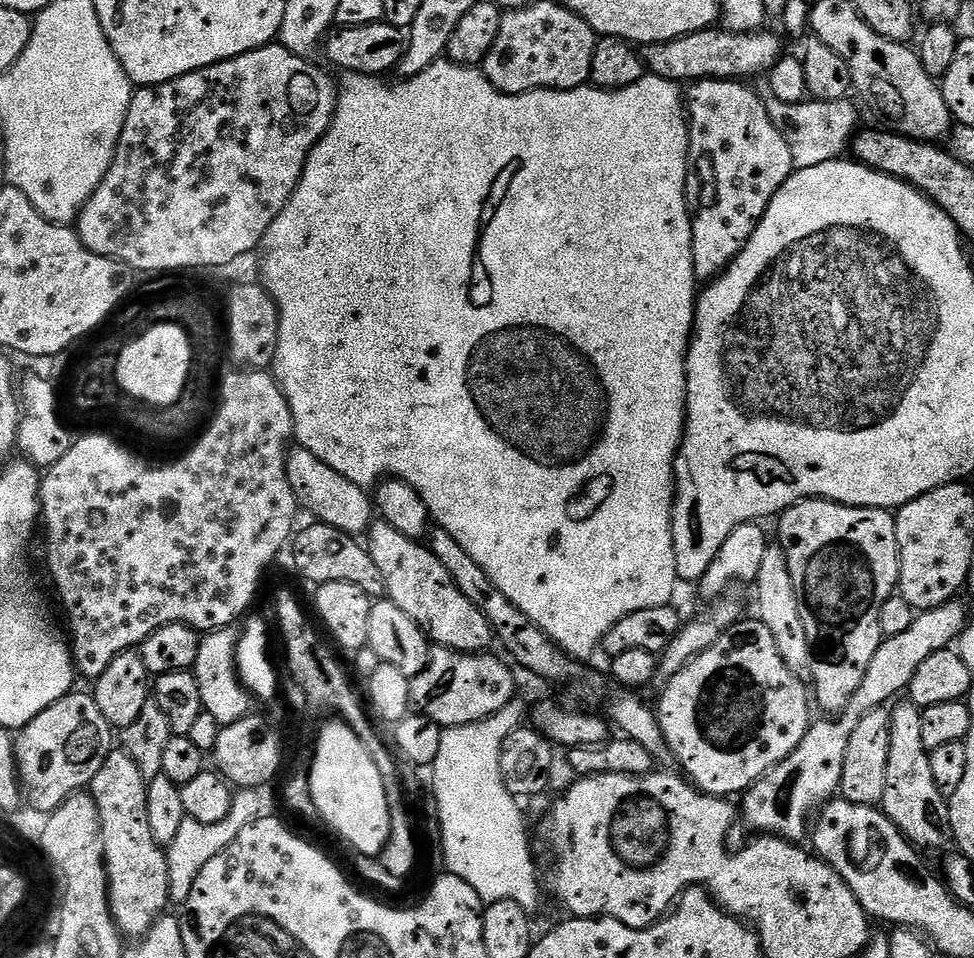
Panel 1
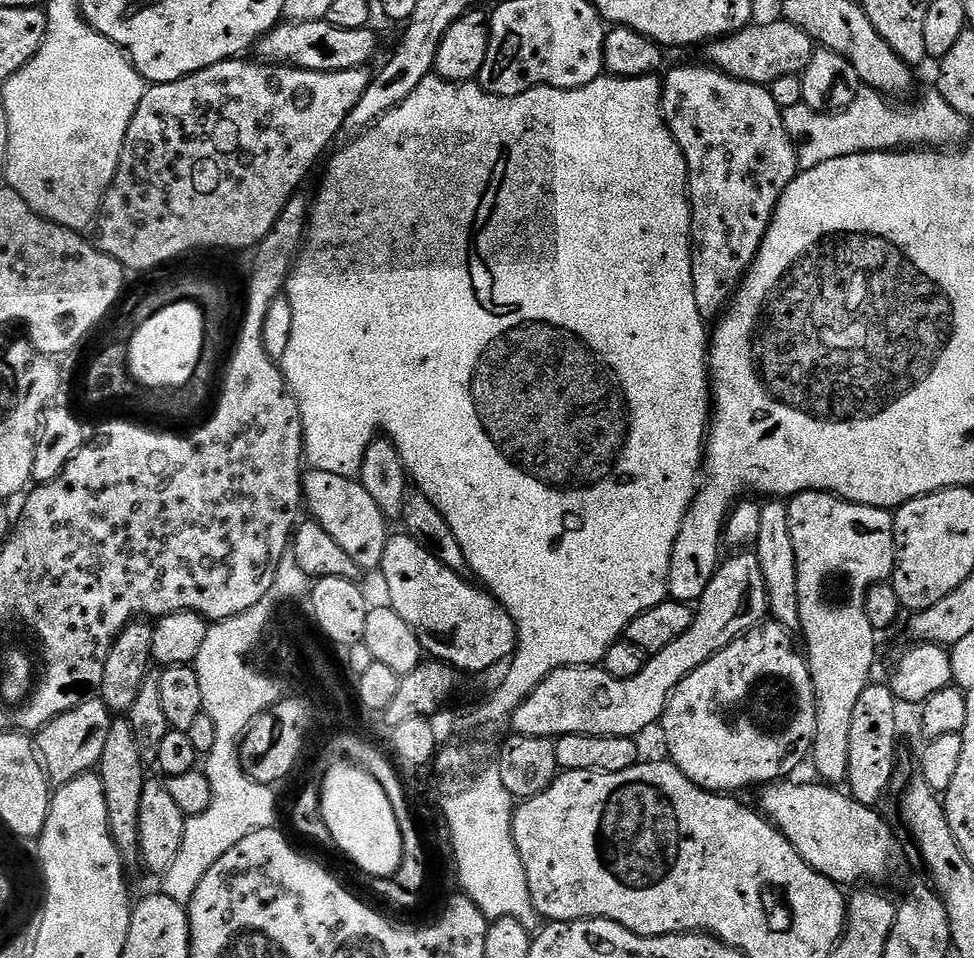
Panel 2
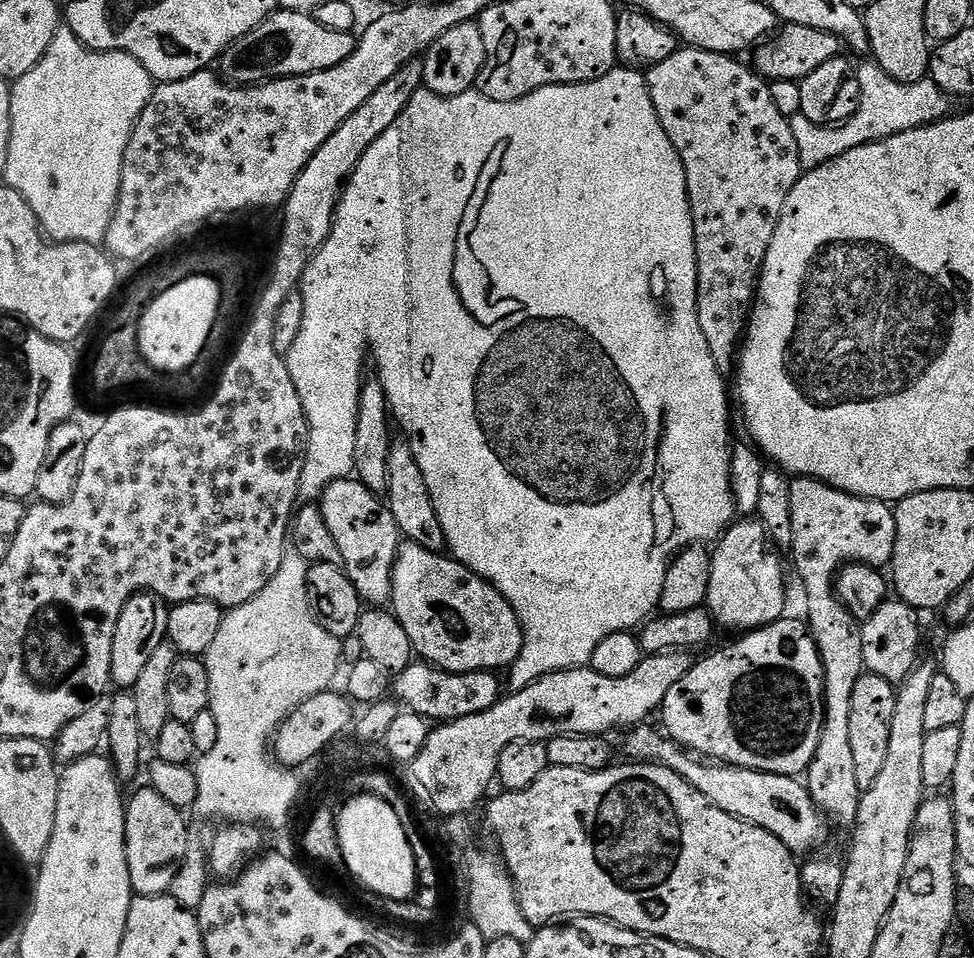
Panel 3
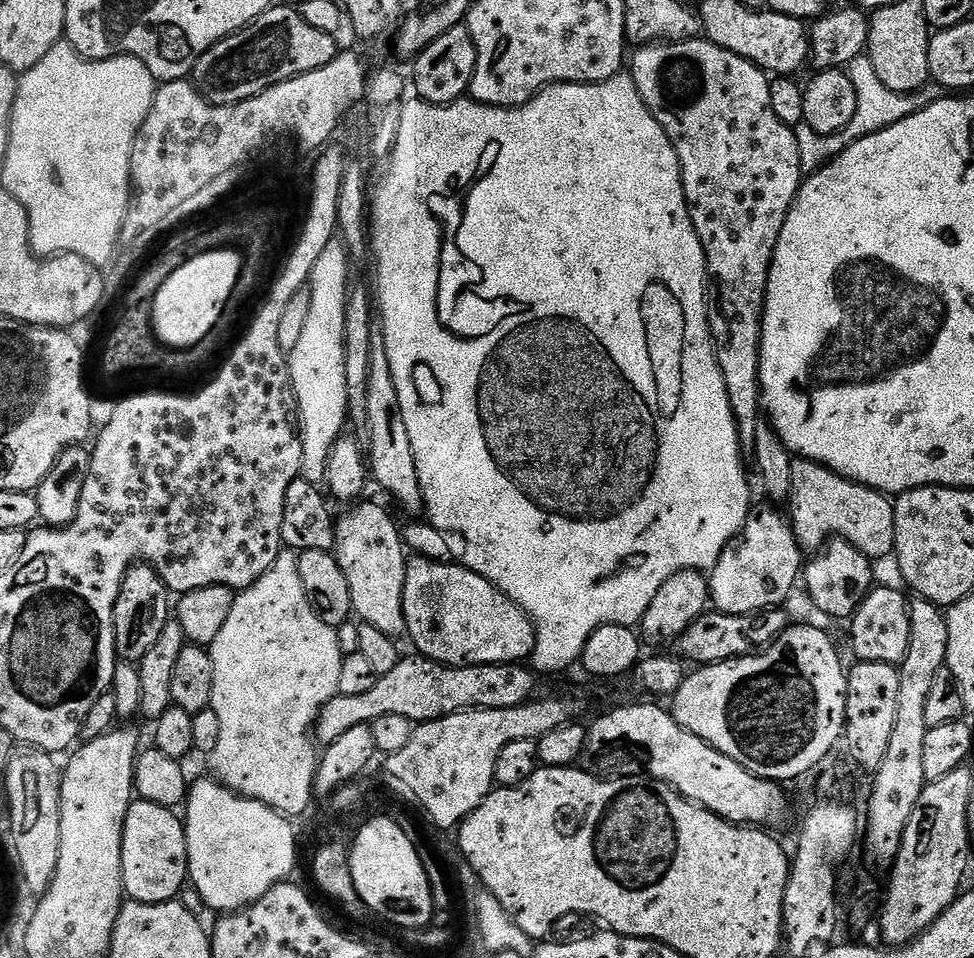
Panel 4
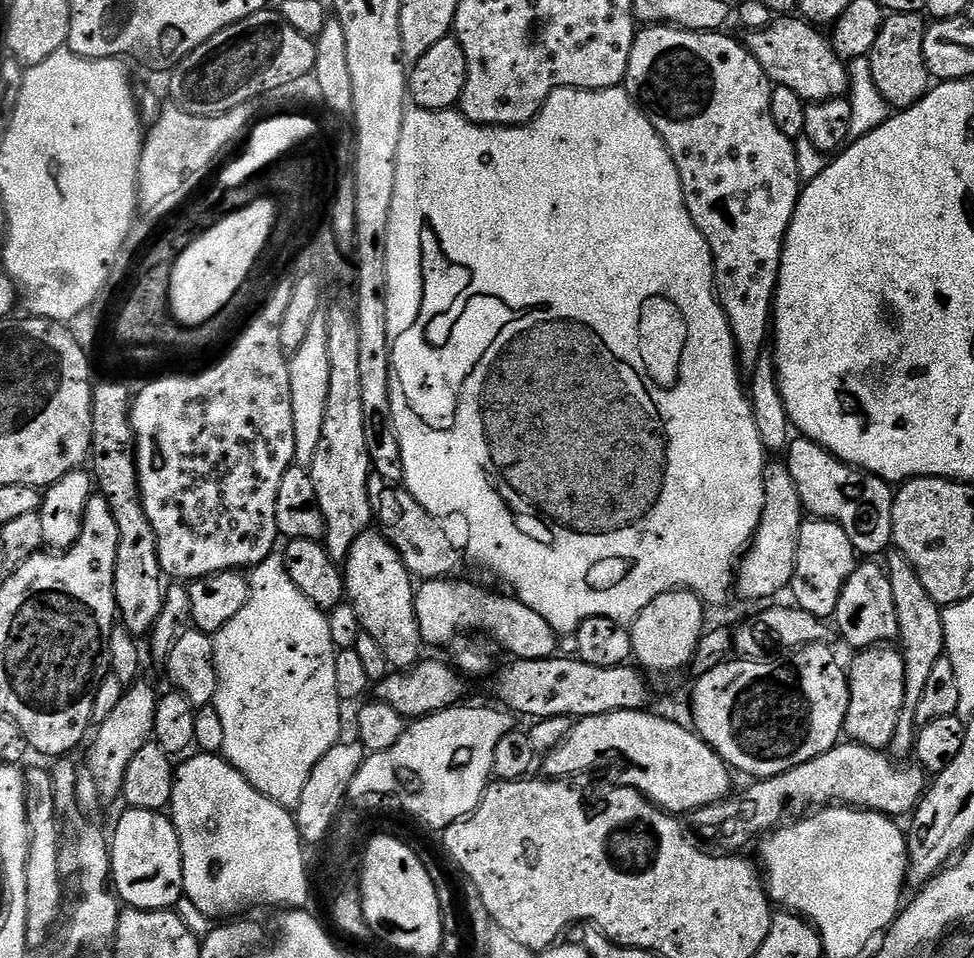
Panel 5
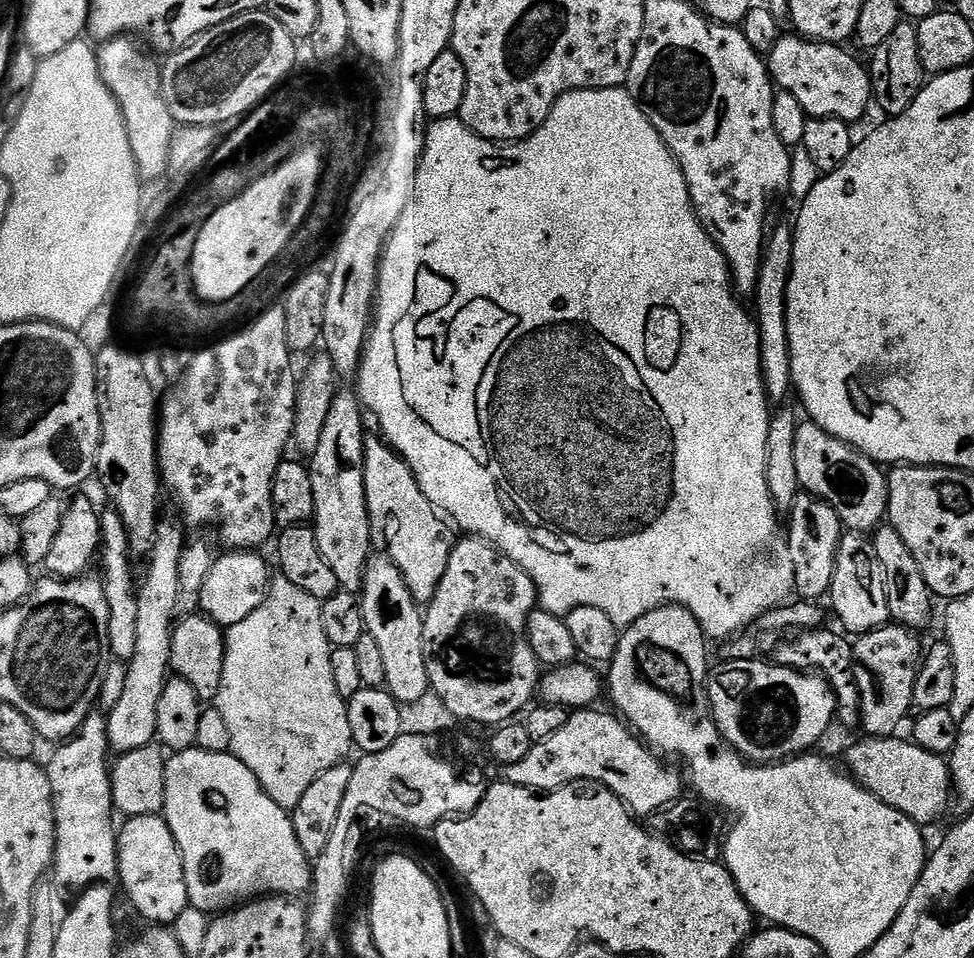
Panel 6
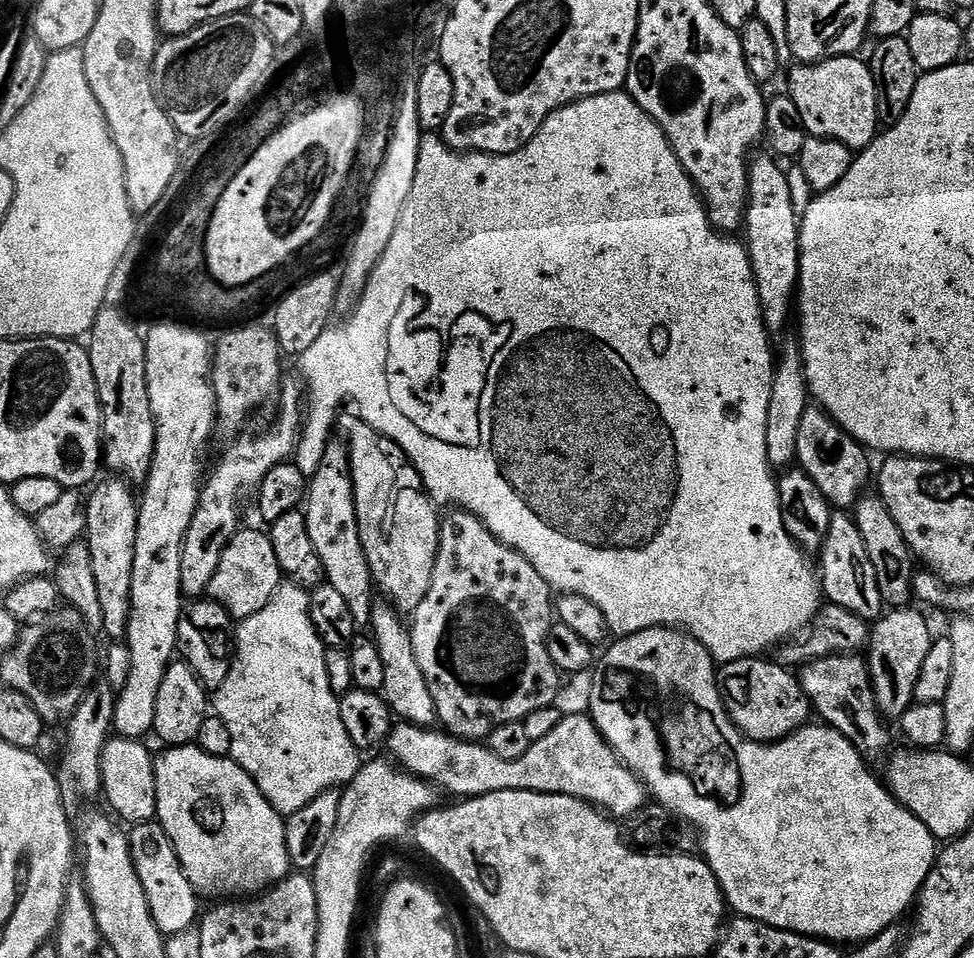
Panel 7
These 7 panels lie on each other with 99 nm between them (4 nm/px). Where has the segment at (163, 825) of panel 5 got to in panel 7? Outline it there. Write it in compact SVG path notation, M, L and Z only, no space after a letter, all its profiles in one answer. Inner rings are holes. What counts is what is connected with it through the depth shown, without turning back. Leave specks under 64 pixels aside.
M159 822L133 824L128 832L128 845L134 862L134 870L138 874L138 882L142 882L142 890L146 890L146 902L150 906L150 914L158 930L163 932L165 937L170 937L186 928L193 927L201 911L199 904L201 901L190 878L186 878L182 870L182 862L164 827Z

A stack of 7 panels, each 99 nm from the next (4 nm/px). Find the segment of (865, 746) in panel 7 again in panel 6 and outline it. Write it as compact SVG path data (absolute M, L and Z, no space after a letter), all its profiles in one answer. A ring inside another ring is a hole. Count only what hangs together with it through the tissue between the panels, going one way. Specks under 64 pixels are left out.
M821 626L813 628L811 631L801 631L791 637L793 640L788 640L790 638L781 639L774 651L774 660L784 668L794 668L797 672L823 676L836 696L839 723L844 723L848 728L859 729L861 727L860 691L856 685L852 659L854 644L847 635L841 634L839 631L836 632L831 632L828 626Z

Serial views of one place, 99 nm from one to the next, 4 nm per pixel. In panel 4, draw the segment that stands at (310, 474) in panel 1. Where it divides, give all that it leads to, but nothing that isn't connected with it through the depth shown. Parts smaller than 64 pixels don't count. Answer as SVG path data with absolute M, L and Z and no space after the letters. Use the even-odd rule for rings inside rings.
M356 502L344 517L336 520L336 546L334 555L338 566L342 566L342 574L346 574L346 583L350 586L350 598L352 610L365 624L377 627L382 634L393 638L405 635L404 611L402 610L402 598L404 597L404 583L406 582L406 545L402 535L401 525L392 521L392 516L380 504L364 504Z

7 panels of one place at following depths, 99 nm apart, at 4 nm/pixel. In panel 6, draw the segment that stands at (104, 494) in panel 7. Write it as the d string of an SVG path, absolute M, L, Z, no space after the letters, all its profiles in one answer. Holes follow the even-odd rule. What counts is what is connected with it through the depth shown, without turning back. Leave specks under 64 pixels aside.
M114 510L100 512L100 546L98 549L98 575L104 581L106 606L108 607L108 651L115 659L127 662L134 658L138 639L137 585L132 584L132 563L134 558L128 551L126 526Z

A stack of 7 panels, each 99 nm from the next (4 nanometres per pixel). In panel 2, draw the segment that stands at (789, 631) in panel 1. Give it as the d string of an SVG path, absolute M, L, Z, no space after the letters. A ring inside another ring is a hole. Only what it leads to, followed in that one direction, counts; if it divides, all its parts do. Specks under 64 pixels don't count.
M768 498L760 504L760 525L754 551L758 566L762 566L762 578L766 578L768 611L771 619L789 630L800 627L798 606L798 562L794 558L794 541L790 539L790 510L780 498Z

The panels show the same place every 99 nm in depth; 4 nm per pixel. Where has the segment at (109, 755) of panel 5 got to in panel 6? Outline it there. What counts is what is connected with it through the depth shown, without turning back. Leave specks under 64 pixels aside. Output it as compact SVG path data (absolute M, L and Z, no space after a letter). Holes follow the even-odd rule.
M166 518L156 526L156 541L152 551L146 557L148 569L144 572L144 581L139 581L136 601L138 602L138 639L134 658L126 663L126 687L113 708L107 709L108 746L113 753L138 750L156 740L158 726L158 701L162 690L170 679L170 642L172 629L178 613L178 562L186 543L179 523L171 524ZM177 524L177 525L176 525ZM180 527L180 528L179 528Z

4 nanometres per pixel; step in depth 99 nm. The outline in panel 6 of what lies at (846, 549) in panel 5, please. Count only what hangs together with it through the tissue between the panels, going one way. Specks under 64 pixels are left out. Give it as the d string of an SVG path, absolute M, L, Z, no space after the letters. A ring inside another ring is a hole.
M807 494L794 498L794 506L786 514L786 520L786 555L794 566L795 595L801 601L823 601L823 596L825 599L832 591L840 537L846 529L825 500Z

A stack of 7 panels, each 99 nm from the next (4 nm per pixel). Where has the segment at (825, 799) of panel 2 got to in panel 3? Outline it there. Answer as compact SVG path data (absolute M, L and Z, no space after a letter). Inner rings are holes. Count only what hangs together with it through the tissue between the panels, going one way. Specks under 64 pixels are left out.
M637 726L625 735L628 737L624 740L624 752L629 761L661 764L663 768L674 770L683 780L690 782L694 790L706 794L706 798L710 798L718 810L726 810L726 814L774 834L774 838L778 838L778 842L786 845L793 854L815 853L815 848L827 838L829 821L797 777L755 772L749 768L725 766L719 762L705 762L680 745L672 743L671 739L660 740L661 733L648 727L652 726Z

